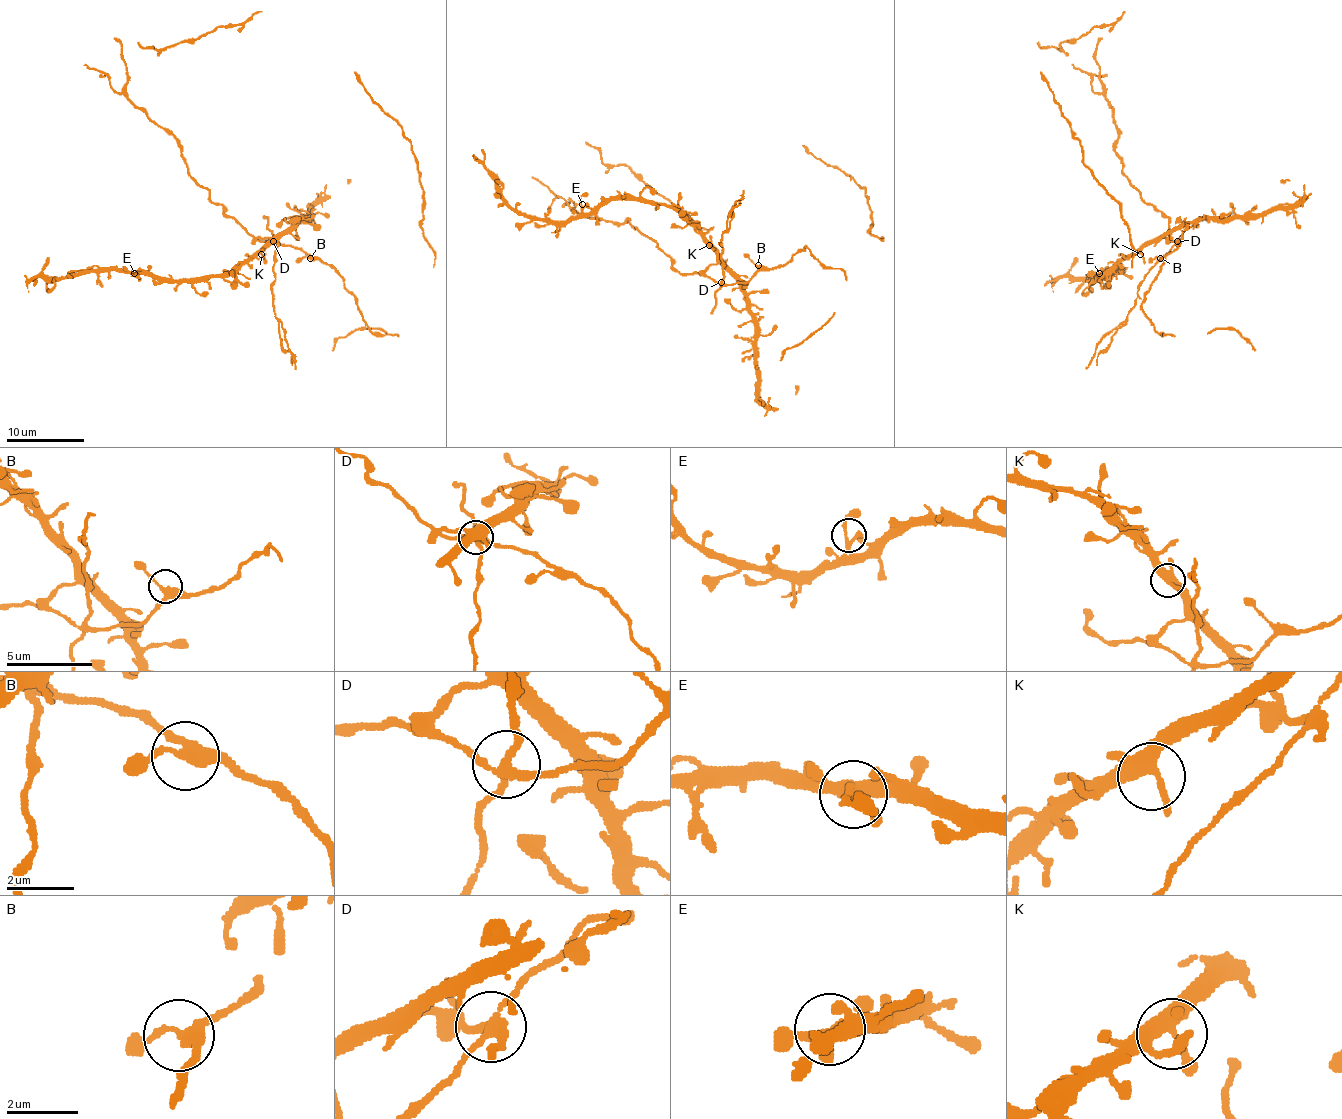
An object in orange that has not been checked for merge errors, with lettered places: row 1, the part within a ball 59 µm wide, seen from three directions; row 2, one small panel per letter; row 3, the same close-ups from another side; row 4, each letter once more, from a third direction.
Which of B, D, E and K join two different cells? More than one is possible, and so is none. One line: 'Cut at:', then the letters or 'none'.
Cut at: D

